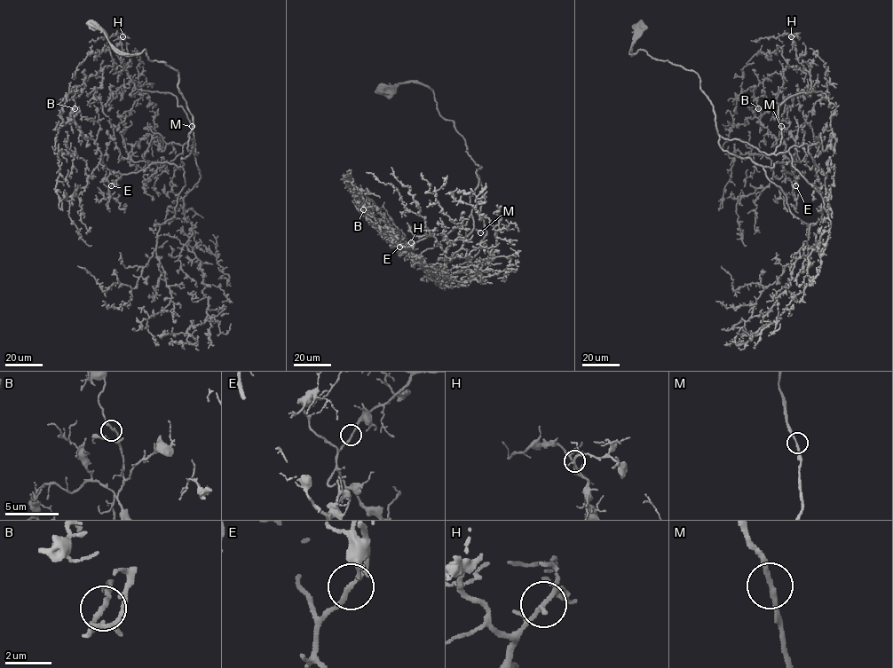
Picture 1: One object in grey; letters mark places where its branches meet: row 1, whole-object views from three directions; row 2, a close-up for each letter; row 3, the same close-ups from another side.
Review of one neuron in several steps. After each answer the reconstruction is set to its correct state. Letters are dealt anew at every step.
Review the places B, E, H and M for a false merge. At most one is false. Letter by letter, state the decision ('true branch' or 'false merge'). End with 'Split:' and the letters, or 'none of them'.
B: true branch
E: true branch
H: true branch
M: true branch
Split: none of them

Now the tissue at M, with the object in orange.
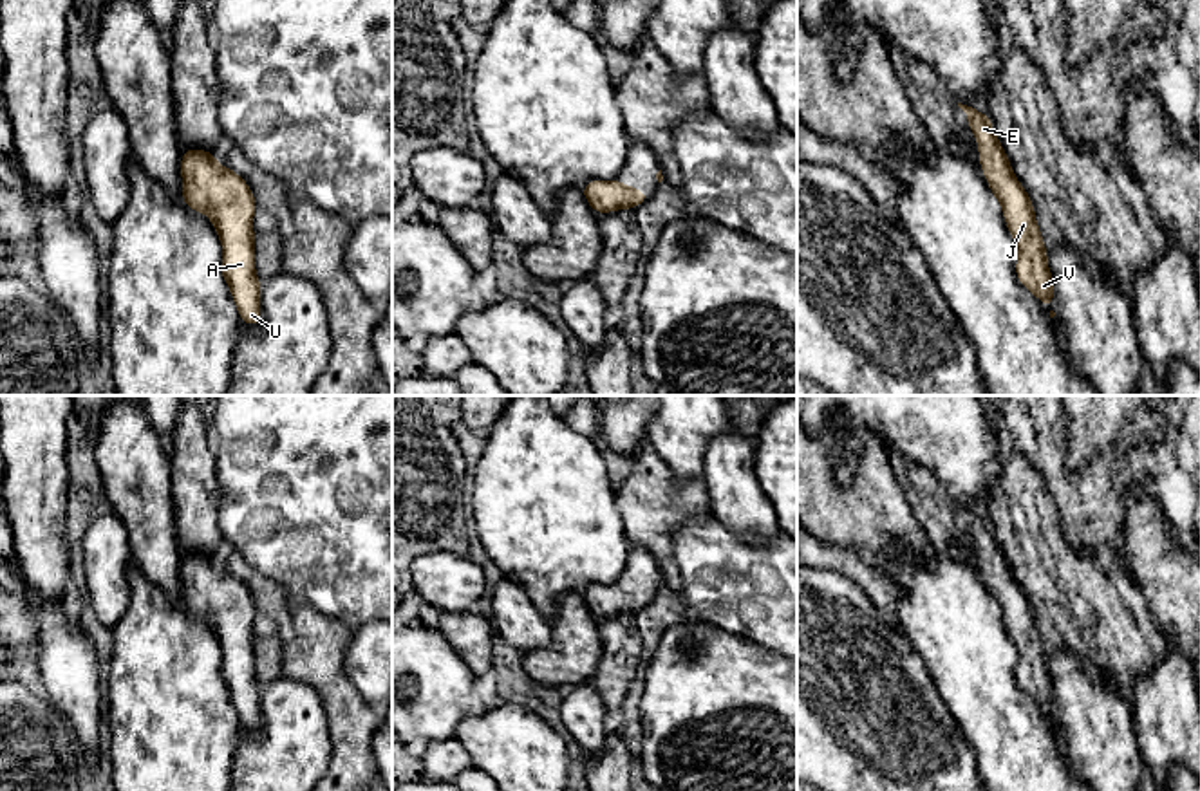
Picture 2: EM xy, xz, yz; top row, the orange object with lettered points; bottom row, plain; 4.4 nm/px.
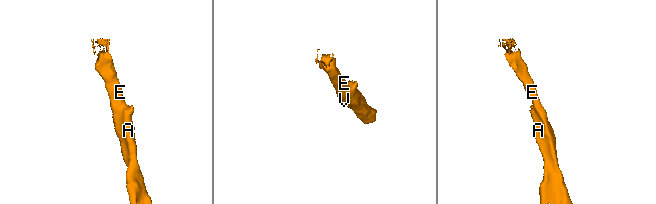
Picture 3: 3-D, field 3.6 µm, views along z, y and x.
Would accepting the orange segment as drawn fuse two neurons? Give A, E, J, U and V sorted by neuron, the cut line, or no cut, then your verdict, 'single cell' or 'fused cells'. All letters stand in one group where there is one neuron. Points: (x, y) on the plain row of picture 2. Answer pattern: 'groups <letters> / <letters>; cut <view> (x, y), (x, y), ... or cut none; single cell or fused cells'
groups A E J U V; cut none; single cell

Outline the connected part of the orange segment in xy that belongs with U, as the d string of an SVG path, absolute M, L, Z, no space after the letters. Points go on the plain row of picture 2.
M183 554L183 607L202 616L213 628L220 650L220 675L230 690L240 726L260 728L260 684L255 674L253 619L257 605L249 589L230 571L220 571L215 556Z

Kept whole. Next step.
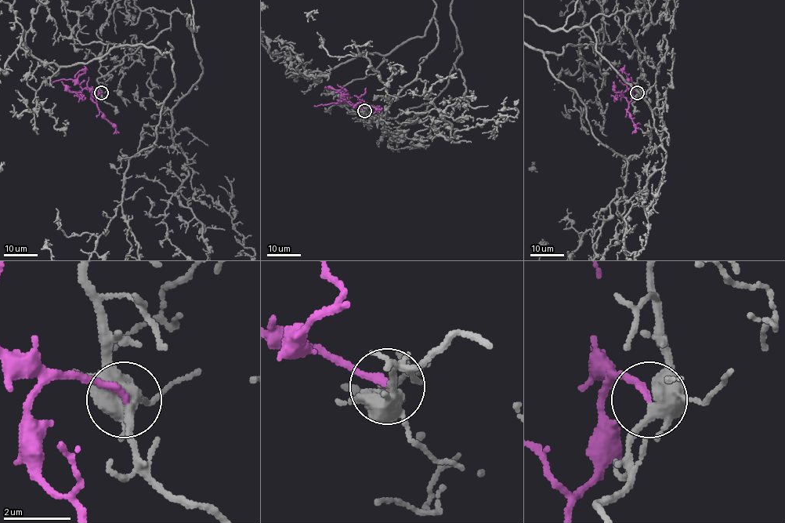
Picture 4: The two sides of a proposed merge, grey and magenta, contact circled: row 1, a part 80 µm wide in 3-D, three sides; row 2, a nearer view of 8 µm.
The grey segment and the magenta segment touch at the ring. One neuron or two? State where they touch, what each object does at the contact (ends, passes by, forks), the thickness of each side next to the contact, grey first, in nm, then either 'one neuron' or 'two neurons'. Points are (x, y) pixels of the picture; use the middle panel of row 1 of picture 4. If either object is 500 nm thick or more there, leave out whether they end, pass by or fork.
at (364, 110); grey forks there; magenta ends there; 440 nm thick on the grey side, 220 nm on the other; one neuron

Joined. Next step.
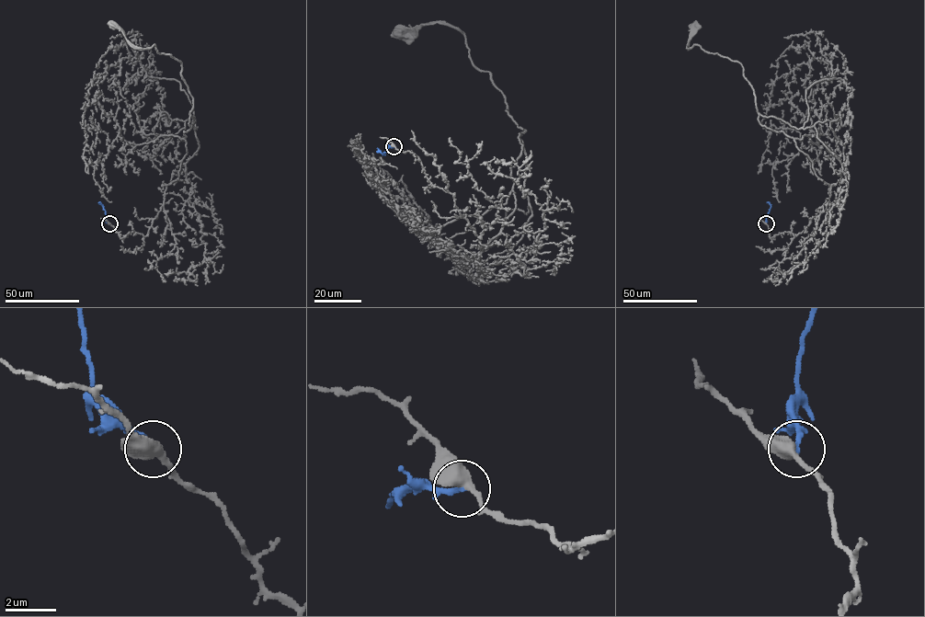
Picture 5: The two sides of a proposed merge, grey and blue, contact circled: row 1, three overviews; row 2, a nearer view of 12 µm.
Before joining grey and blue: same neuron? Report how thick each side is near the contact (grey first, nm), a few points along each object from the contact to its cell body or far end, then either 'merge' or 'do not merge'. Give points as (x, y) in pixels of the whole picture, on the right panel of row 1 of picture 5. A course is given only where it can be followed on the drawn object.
480 nm thick on the grey side, 200 nm on the other; grey runs (766, 223), (770, 238), (800, 234), (830, 187), (793, 139), (759, 122), (740, 63), (687, 48), (694, 24); blue runs (766, 223), (770, 206), (767, 202); merge

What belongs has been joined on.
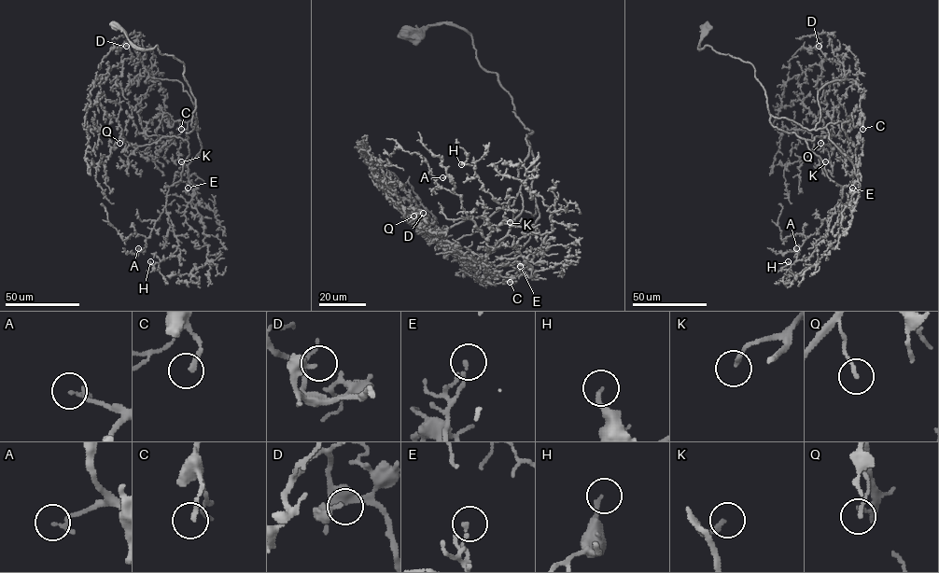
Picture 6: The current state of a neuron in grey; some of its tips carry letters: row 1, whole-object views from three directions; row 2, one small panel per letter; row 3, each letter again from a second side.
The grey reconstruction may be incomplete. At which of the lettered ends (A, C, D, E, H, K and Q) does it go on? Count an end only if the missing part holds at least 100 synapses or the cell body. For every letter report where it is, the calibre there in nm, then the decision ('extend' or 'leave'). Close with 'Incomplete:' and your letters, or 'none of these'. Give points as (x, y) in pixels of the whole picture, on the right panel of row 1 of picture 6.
A: (796, 248) | 180 nm | leave
C: (862, 129) | 170 nm | leave
D: (819, 46) | 320 nm | leave
E: (852, 188) | 150 nm | leave
H: (788, 261) | 180 nm | leave
K: (825, 161) | 180 nm | extend
Q: (820, 143) | 150 nm | leave
Incomplete: K

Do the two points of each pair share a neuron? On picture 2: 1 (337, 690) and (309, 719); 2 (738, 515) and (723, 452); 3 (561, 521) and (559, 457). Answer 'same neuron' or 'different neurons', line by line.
1: different neurons
2: same neuron
3: same neuron

